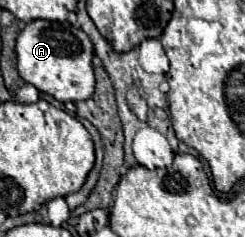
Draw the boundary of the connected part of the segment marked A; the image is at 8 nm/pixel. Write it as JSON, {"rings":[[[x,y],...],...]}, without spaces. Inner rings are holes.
{"rings":[[[33,20],[19,32],[17,44],[17,70],[19,76],[33,84],[39,92],[51,94],[59,102],[77,102],[93,96],[95,72],[93,72],[93,44],[89,36],[69,22]]]}

